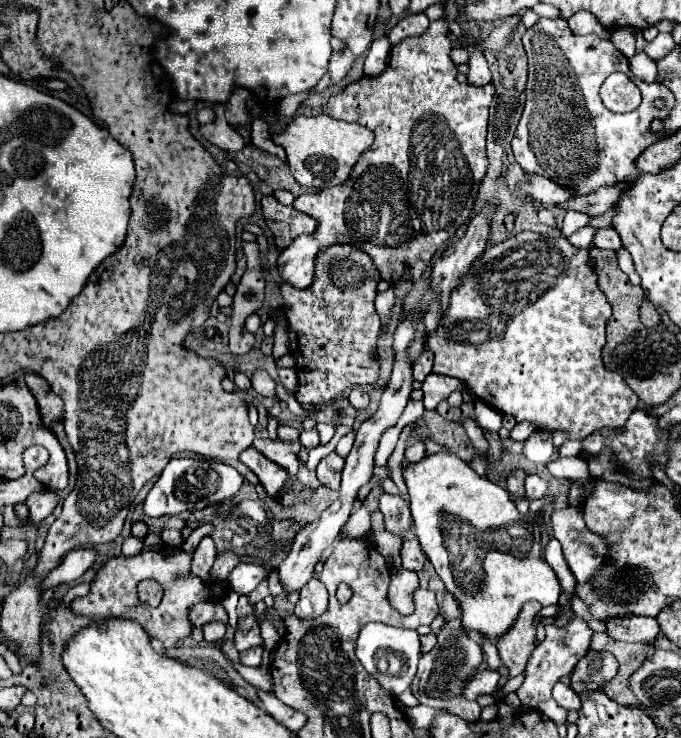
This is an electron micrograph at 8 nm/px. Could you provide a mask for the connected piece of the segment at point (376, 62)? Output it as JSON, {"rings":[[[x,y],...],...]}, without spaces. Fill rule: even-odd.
{"rings":[[[380,36],[372,42],[372,48],[370,48],[370,52],[366,56],[366,62],[364,62],[364,76],[376,78],[386,70],[390,48],[392,46],[390,46],[388,36]]]}

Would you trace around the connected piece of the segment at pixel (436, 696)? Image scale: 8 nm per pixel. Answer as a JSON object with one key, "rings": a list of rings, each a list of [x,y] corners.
{"rings":[[[456,618],[444,624],[444,628],[438,632],[438,644],[430,652],[422,654],[410,690],[424,706],[446,708],[450,712],[456,712],[456,716],[466,722],[476,722],[480,718],[482,708],[476,702],[462,700],[462,696],[458,696],[458,684],[462,684],[462,676],[470,676],[470,668],[478,668],[478,664],[482,664],[480,644],[474,636],[466,636],[466,632],[462,632],[462,624]]]}

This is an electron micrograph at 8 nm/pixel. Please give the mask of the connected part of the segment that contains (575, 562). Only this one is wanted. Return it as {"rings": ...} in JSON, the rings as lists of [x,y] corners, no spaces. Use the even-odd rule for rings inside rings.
{"rings":[[[580,508],[556,510],[552,516],[554,536],[560,540],[564,558],[578,582],[590,580],[606,566],[610,544],[604,536],[586,528]]]}

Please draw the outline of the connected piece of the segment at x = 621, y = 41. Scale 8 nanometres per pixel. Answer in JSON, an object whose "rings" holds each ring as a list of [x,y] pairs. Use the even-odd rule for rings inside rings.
{"rings":[[[632,28],[613,30],[610,40],[620,52],[624,52],[626,58],[632,58],[636,54],[636,40],[634,40],[634,30]]]}

